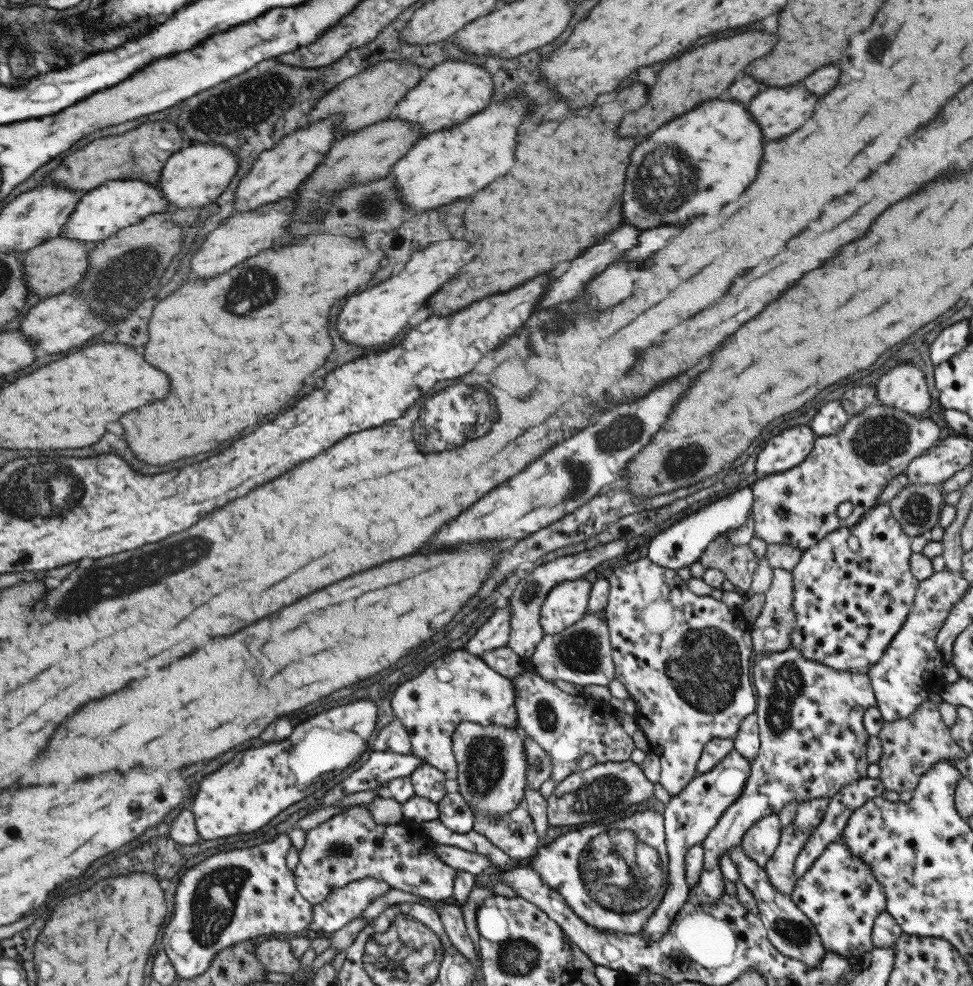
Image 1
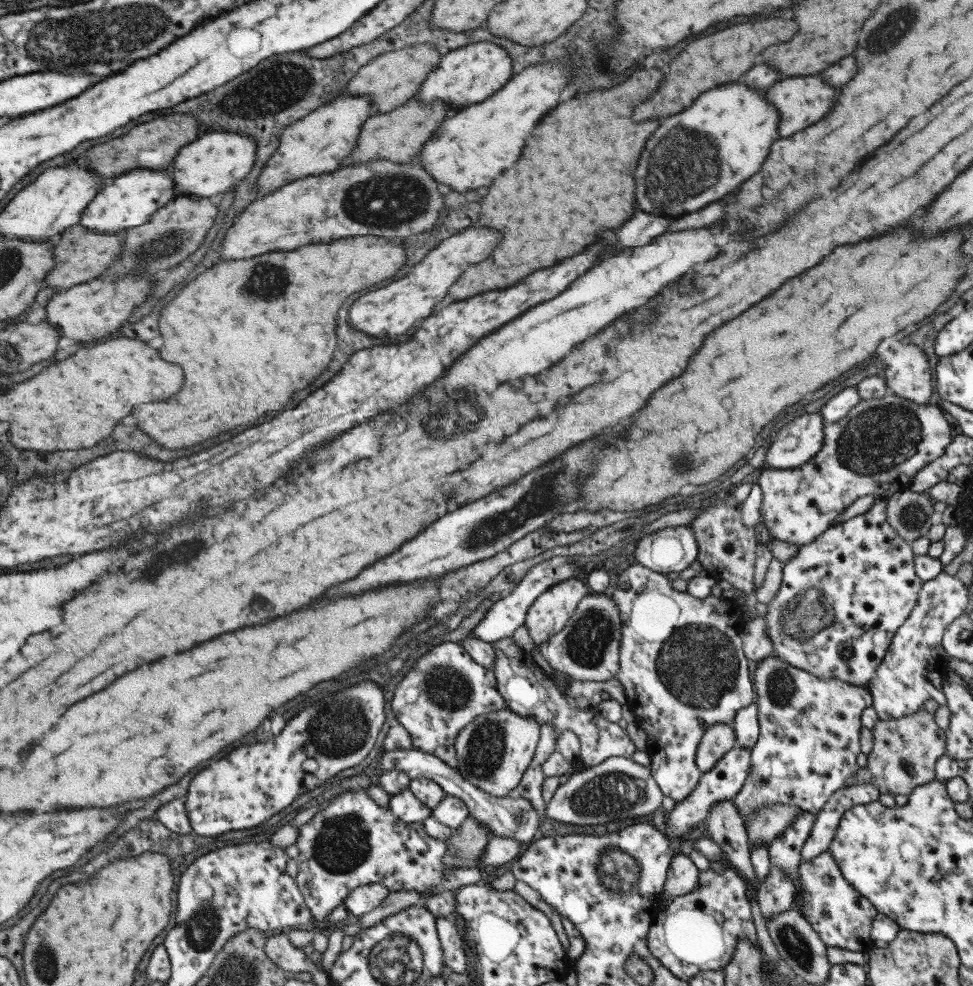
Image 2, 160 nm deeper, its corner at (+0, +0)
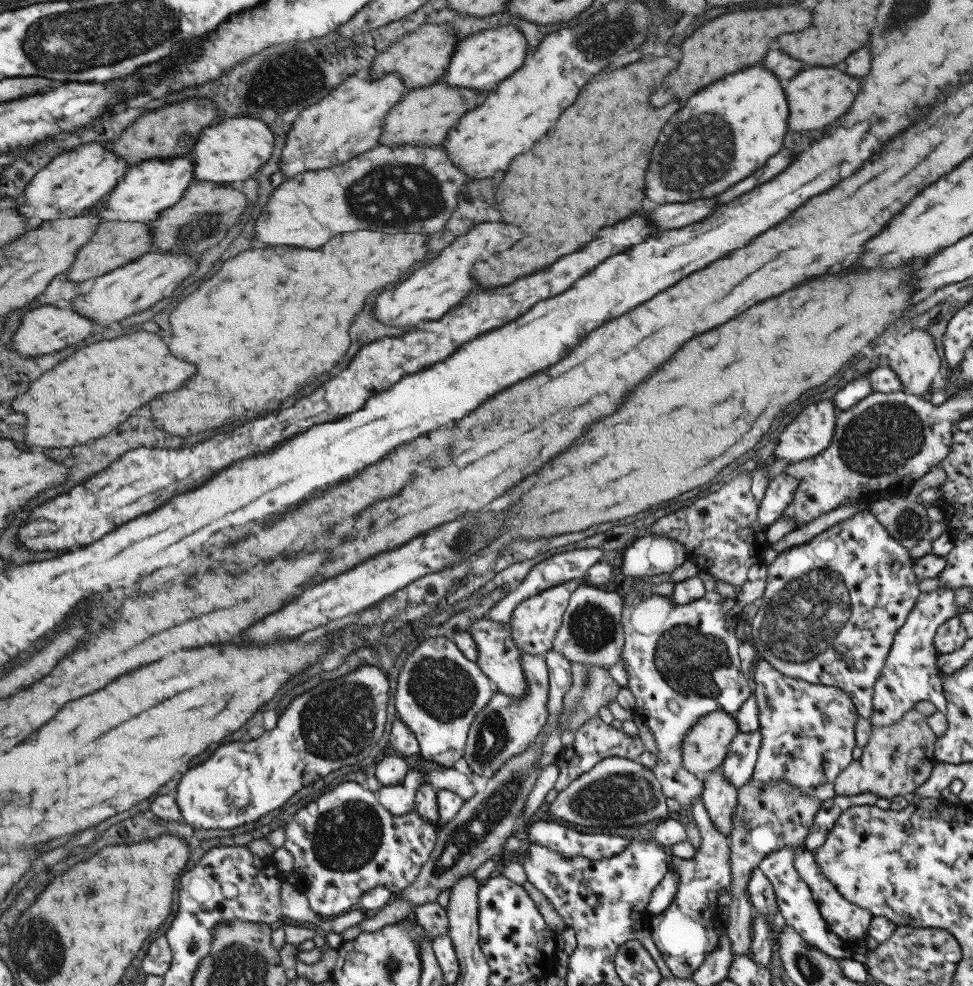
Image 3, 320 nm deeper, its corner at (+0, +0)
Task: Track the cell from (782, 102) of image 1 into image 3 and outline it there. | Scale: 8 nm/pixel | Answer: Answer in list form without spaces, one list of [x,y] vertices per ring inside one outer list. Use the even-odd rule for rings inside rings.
[[[809,67],[804,68],[797,75],[789,78],[783,84],[783,90],[787,94],[787,106],[789,108],[789,120],[787,126],[789,130],[811,130],[811,128],[823,128],[827,124],[835,124],[843,112],[851,106],[851,100],[855,98],[861,80],[843,74],[841,70],[832,67]]]

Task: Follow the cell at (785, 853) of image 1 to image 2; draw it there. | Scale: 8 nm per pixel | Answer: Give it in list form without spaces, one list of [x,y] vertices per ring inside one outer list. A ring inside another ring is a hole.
[[[771,866],[765,880],[759,884],[756,892],[752,892],[759,906],[763,920],[778,912],[792,908],[794,886],[790,876],[778,866]]]

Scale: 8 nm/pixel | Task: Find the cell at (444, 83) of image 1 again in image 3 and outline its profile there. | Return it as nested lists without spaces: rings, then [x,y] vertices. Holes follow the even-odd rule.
[[[502,24],[477,31],[456,43],[447,69],[441,76],[447,86],[485,93],[495,90],[499,82],[518,70],[528,55],[527,41],[516,26]]]

